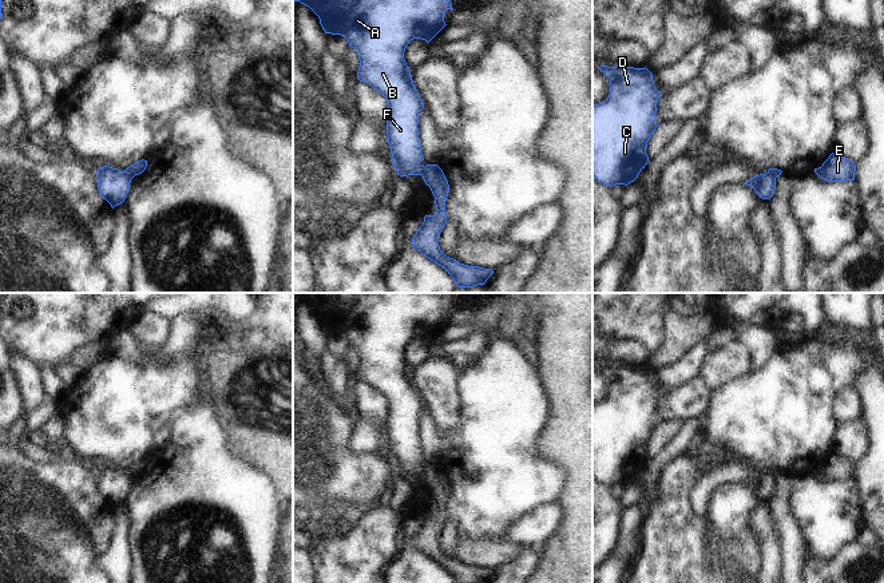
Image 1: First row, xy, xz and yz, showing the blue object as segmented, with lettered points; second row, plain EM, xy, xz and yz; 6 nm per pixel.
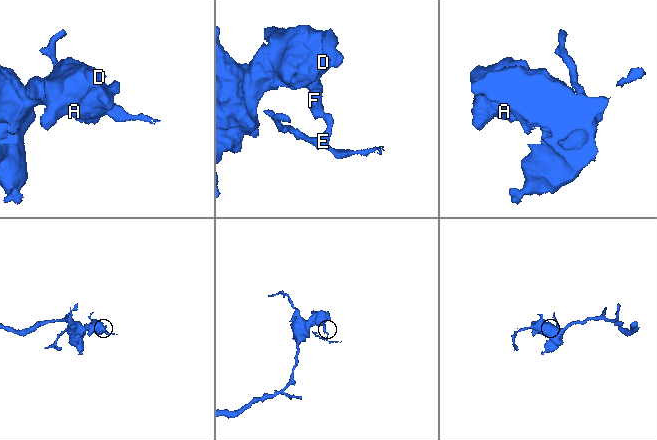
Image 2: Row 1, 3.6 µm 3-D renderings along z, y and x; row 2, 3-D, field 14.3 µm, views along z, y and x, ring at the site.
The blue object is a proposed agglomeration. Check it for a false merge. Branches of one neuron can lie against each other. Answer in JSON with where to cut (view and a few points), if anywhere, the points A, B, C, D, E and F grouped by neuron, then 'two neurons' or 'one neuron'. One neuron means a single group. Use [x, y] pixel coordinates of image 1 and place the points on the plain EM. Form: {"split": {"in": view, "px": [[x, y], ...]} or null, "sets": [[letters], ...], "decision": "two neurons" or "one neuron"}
{"split": {"in": "xy", "px": [[123, 471], [130, 479]]}, "sets": [["A", "B", "C", "D", "F"], ["E"]], "decision": "two neurons"}

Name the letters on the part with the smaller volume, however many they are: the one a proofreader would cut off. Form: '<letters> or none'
E

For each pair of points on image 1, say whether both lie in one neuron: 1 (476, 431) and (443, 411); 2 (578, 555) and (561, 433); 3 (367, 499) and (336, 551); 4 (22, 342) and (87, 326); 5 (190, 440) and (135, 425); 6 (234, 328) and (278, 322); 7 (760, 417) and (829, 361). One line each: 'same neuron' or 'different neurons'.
1: different neurons
2: same neuron
3: different neurons
4: same neuron
5: different neurons
6: same neuron
7: same neuron

